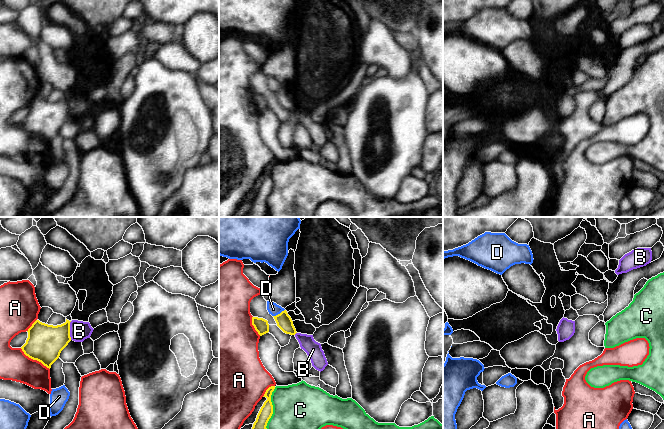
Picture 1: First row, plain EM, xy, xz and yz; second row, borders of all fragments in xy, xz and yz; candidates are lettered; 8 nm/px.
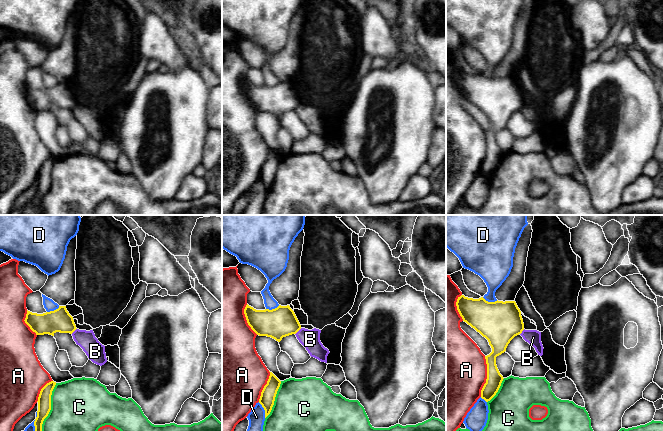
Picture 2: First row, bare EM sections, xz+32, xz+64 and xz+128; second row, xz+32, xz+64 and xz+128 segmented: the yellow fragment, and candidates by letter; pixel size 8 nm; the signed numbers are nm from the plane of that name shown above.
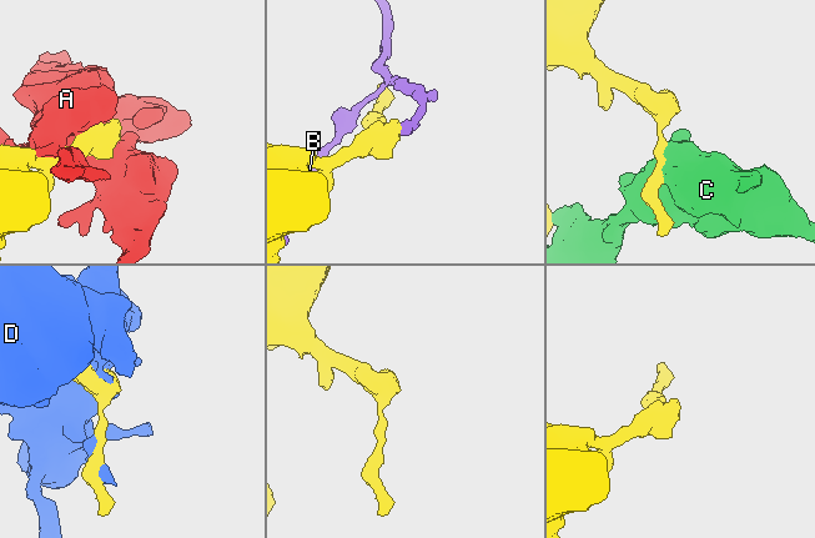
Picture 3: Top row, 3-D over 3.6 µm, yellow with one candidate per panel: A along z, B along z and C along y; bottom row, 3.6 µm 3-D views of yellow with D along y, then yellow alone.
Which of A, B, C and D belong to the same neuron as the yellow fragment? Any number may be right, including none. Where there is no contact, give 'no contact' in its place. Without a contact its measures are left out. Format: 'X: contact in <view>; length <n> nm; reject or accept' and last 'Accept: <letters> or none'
A: contact in xy; length 300 nm; reject
B: contact in xy; length 150 nm; reject
C: contact in xz; length 340 nm; reject
D: contact in xz; length 110 nm; reject
Accept: none

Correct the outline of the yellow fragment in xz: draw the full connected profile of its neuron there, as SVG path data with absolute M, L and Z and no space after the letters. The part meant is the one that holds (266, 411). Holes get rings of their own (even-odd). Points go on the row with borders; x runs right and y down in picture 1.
M271 386L266 390L263 397L266 397L267 400L264 402L263 406L261 407L257 415L256 421L253 424L252 429L267 429L266 428L267 423L273 414L271 395L274 389L275 389L275 386Z

